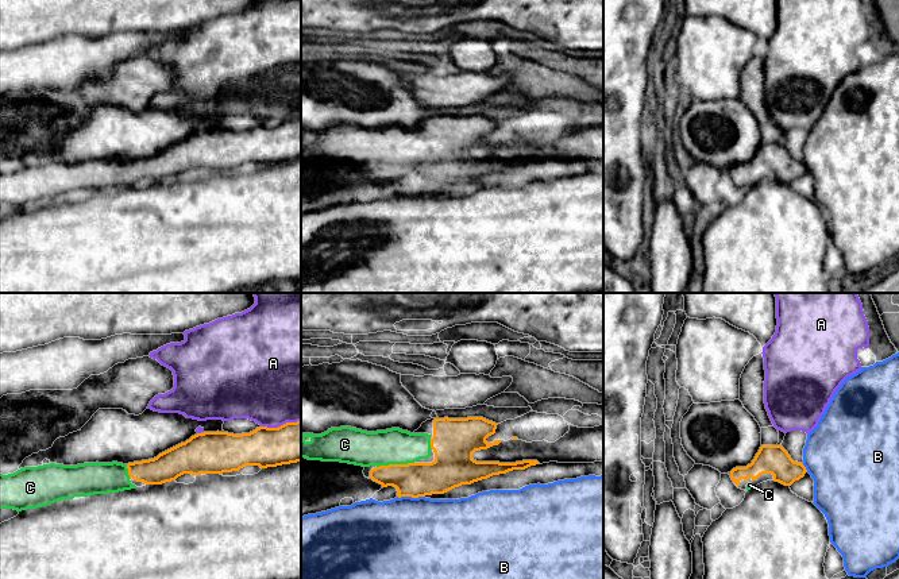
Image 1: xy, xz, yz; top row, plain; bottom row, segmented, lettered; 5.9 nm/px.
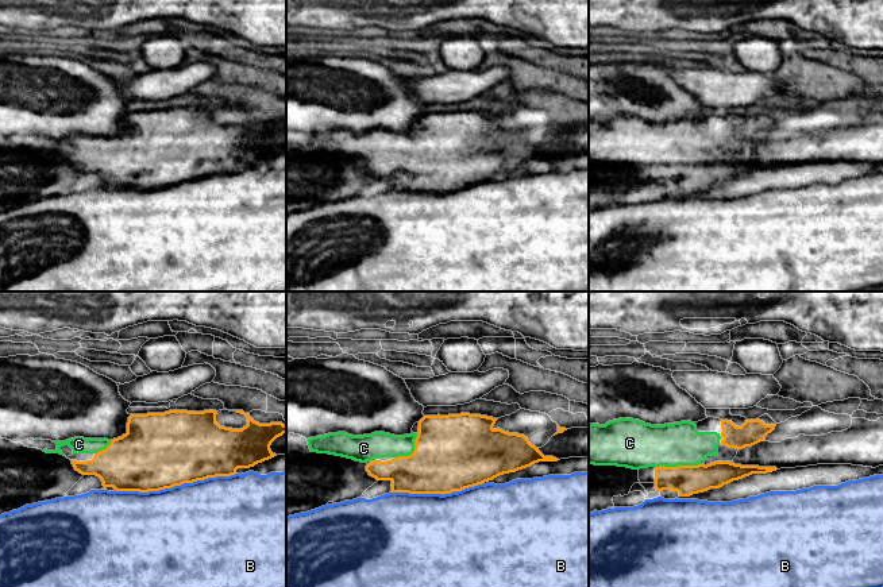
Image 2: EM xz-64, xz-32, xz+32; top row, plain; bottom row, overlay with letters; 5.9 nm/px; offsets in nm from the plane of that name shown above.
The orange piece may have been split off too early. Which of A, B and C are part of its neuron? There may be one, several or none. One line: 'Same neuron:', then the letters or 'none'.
Same neuron: C

